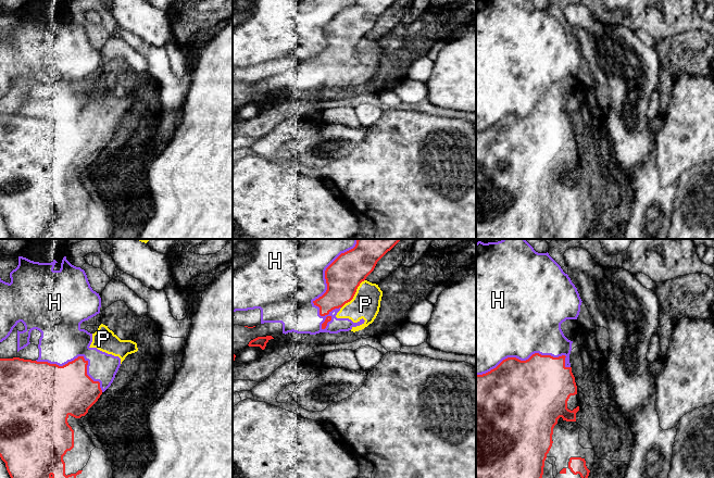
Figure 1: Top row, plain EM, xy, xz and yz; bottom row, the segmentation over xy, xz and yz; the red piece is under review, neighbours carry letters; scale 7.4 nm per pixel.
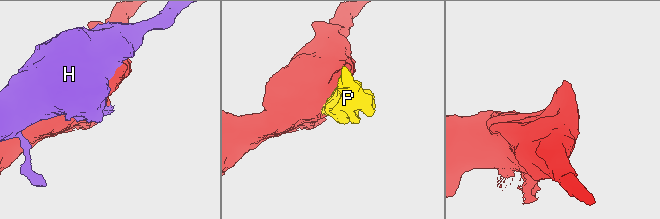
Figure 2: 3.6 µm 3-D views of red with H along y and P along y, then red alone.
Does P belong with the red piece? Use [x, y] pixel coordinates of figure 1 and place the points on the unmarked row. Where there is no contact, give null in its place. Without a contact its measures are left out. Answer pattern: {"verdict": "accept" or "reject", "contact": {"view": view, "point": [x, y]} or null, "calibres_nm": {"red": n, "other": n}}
{"verdict": "accept", "contact": {"view": "xz", "point": [354, 50]}, "calibres_nm": {"red": 260, "other": 220}}

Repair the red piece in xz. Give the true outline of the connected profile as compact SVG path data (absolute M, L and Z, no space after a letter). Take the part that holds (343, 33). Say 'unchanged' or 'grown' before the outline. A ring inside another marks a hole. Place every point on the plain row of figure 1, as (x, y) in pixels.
grown; M356 0L353 5L341 10L325 27L326 49L313 58L320 64L320 72L339 65L337 75L349 75L353 79L363 75L362 81L352 84L353 89L372 80L379 68L383 48L366 34L396 1Z

